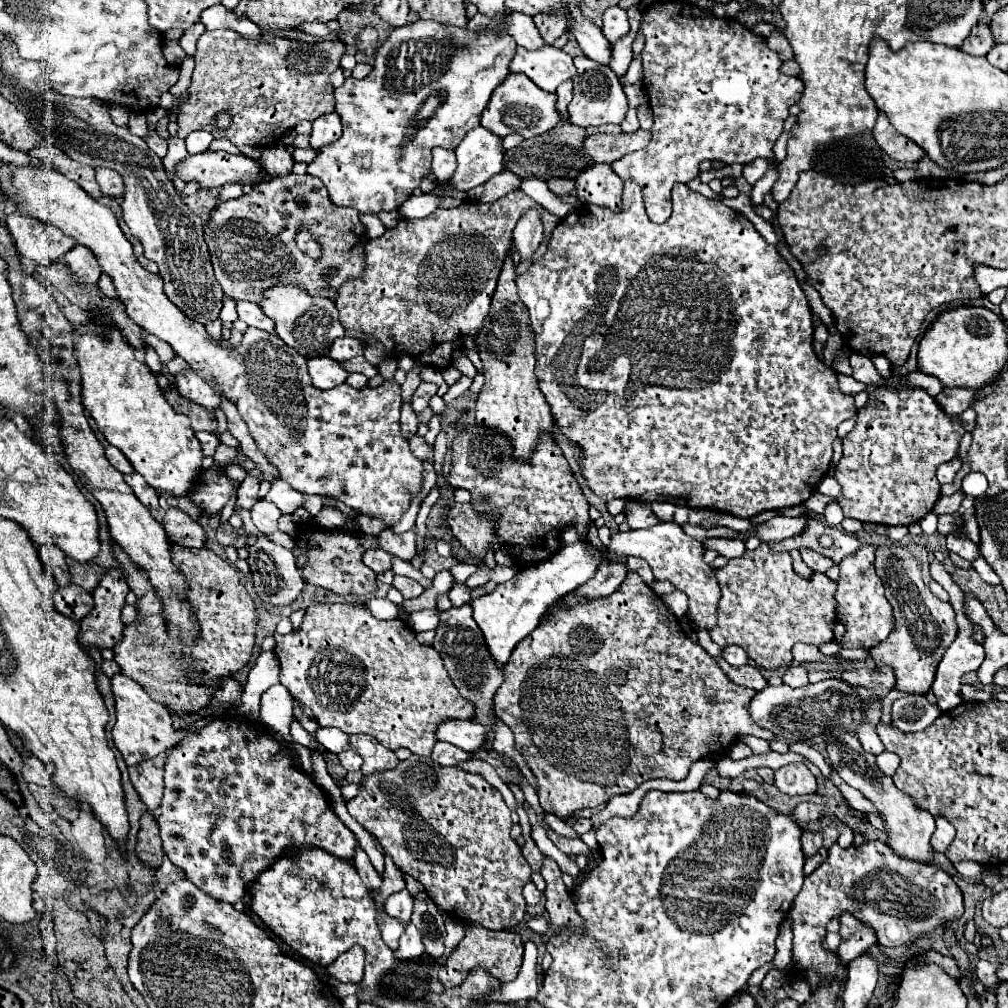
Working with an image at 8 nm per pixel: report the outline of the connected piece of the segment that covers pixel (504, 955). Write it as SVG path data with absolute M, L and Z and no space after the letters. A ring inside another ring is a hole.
M467 925L465 939L453 951L447 965L439 967L439 981L447 989L459 987L473 969L483 969L501 981L513 981L521 969L521 961L523 961L523 941L519 935L515 935L513 931L489 931L481 925Z

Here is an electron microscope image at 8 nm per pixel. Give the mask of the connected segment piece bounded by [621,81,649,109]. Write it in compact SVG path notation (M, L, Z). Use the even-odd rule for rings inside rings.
M621 81L621 85L625 89L625 95L627 95L627 101L629 101L631 109L637 109L639 105L645 105L649 101L641 85L631 85L631 83L623 83L623 81Z

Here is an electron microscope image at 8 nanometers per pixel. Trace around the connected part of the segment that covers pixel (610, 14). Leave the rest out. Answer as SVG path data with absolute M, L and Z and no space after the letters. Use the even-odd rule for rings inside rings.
M609 7L603 13L603 35L613 43L629 33L627 11L621 7Z

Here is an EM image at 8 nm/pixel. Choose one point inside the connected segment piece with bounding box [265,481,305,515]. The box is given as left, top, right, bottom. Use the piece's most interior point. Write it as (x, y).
(289, 500)

